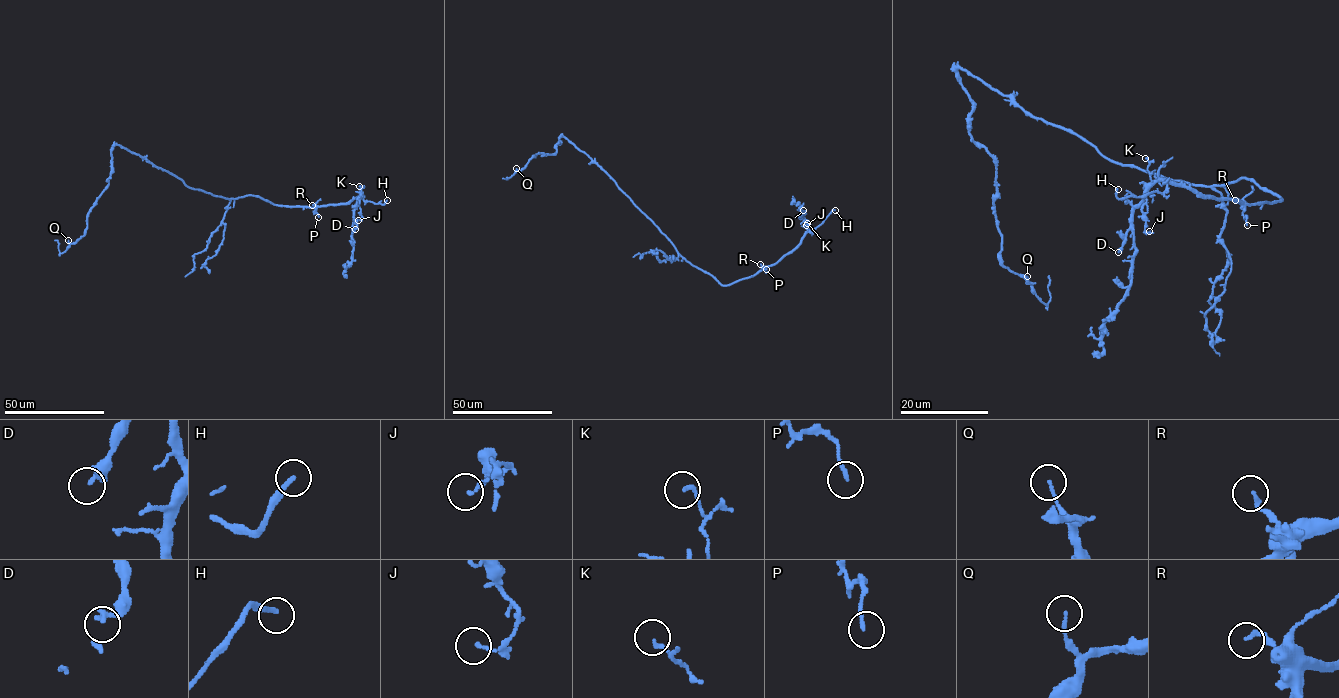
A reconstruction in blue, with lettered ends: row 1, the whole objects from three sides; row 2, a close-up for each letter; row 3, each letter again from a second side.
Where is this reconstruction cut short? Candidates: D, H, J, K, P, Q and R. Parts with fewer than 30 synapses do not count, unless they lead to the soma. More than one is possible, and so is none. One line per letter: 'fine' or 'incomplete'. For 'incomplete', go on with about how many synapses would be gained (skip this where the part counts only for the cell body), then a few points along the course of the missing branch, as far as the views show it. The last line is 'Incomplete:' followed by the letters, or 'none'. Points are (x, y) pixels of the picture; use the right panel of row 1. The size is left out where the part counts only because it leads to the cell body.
D: fine
H: incomplete; missing branch runs (1118, 189), (1126, 165), (1145, 167), (1163, 180), (1182, 180), (1189, 199)
J: fine
K: fine
P: fine
Q: fine
R: fine
Incomplete: H

